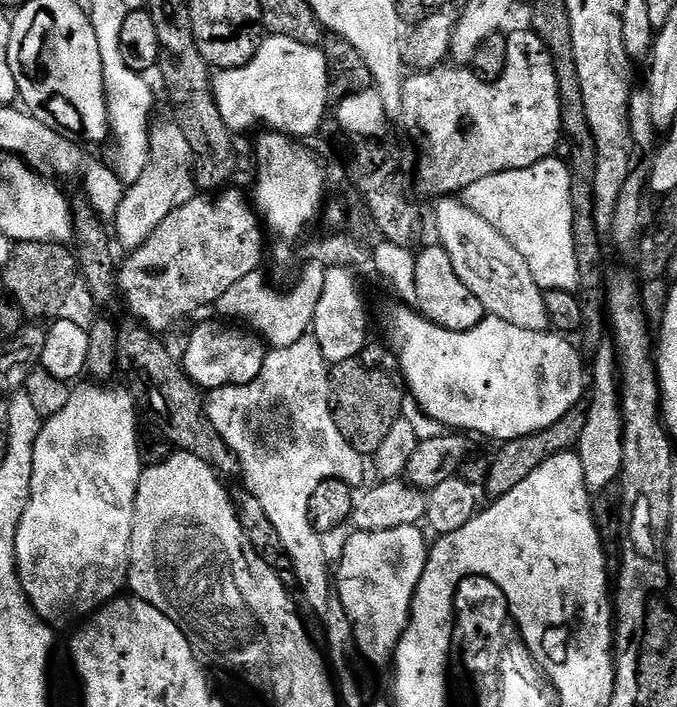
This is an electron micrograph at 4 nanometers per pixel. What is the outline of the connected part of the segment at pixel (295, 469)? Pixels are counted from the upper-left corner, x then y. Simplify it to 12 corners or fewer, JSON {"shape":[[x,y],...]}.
{"shape":[[315,336],[269,351],[204,409],[324,614],[310,494],[365,457],[328,401]]}

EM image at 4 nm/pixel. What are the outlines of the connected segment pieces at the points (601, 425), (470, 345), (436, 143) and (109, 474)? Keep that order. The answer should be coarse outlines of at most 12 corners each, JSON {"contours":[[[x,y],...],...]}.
{"contours":[[[601,343],[576,453],[590,492],[619,479],[618,357]],[[485,315],[380,324],[445,429],[517,440],[585,399],[571,339]],[[531,30],[506,66],[404,81],[416,176],[433,197],[549,159],[558,78]],[[127,387],[43,421],[14,528],[52,626],[125,591],[142,471]]]}

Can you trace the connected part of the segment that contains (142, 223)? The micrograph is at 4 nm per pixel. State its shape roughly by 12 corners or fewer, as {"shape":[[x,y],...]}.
{"shape":[[151,129],[148,164],[127,185],[114,236],[142,246],[176,209],[184,136]]}

